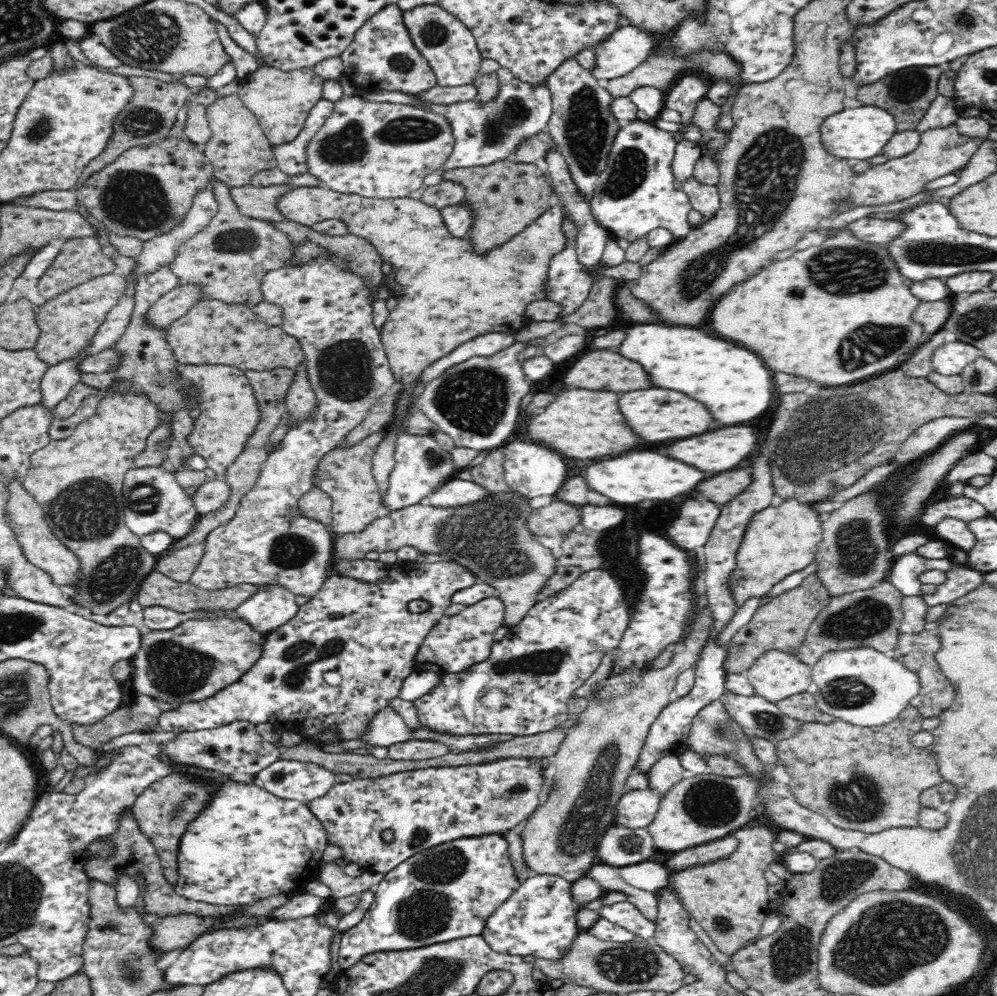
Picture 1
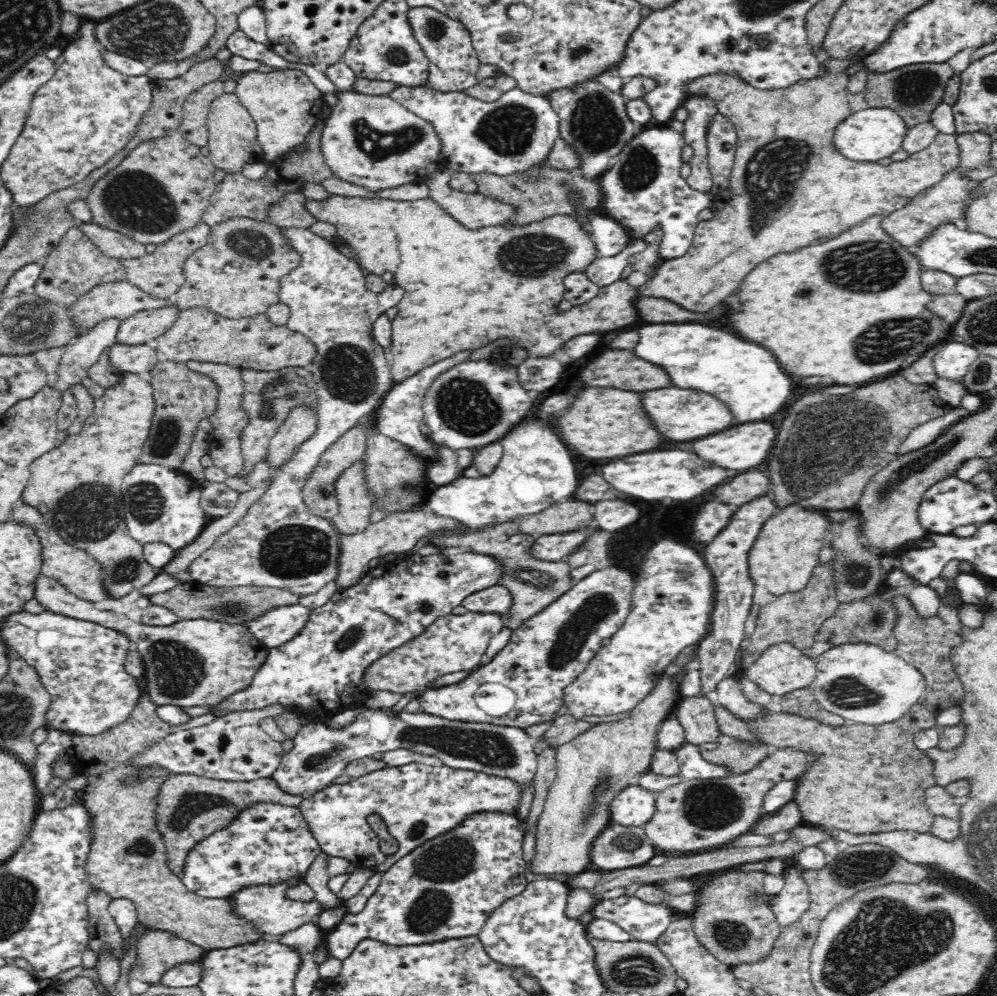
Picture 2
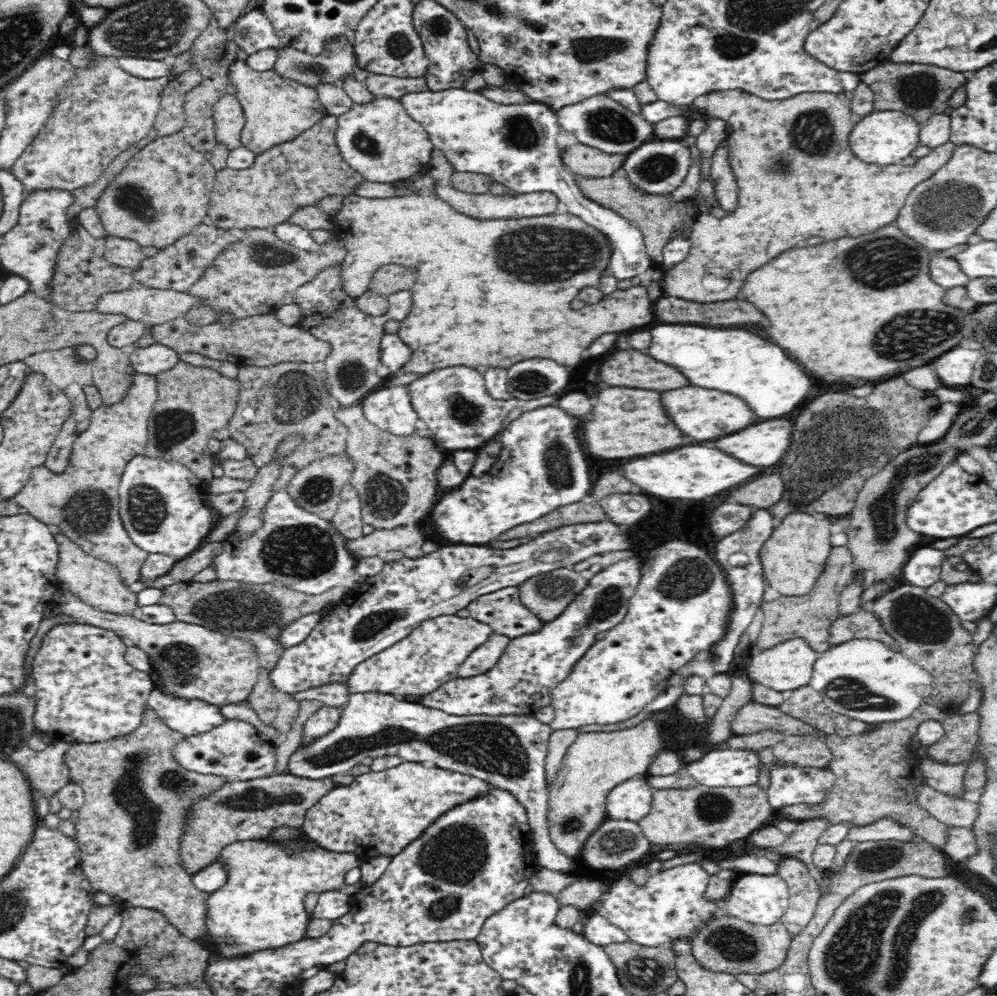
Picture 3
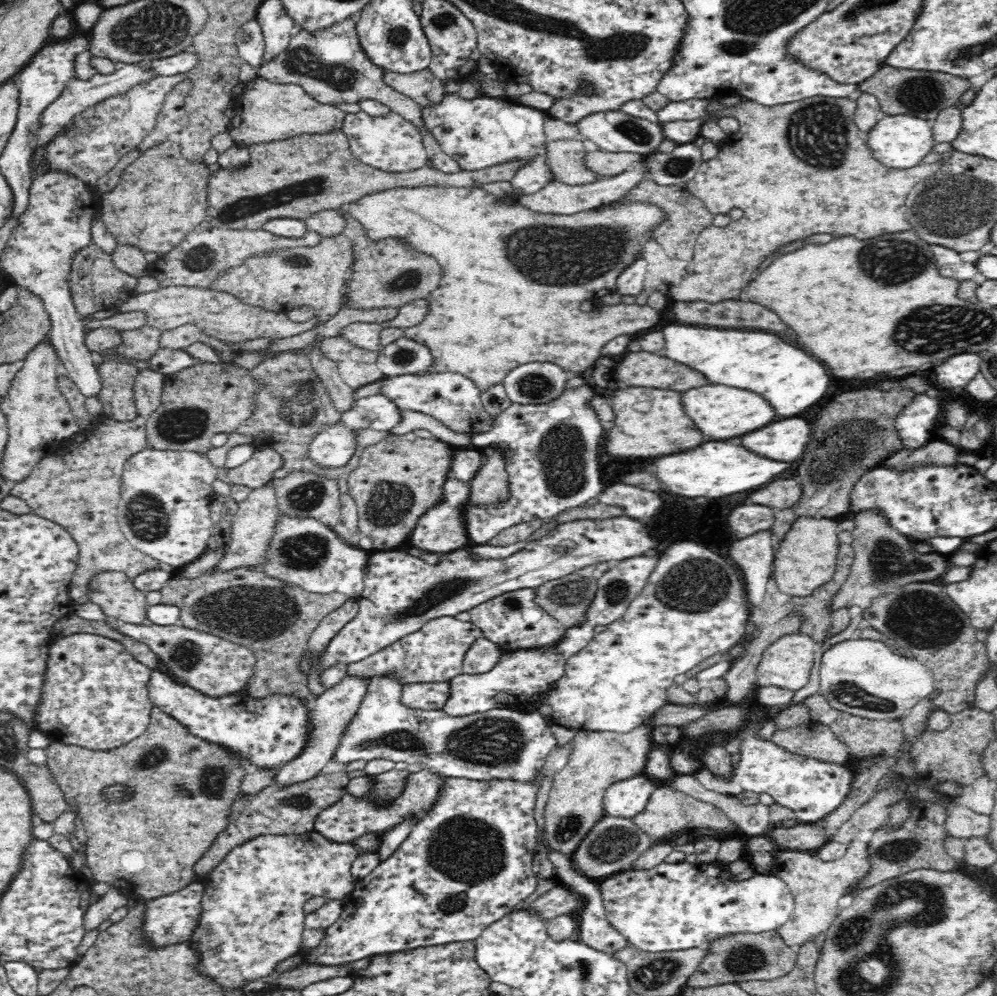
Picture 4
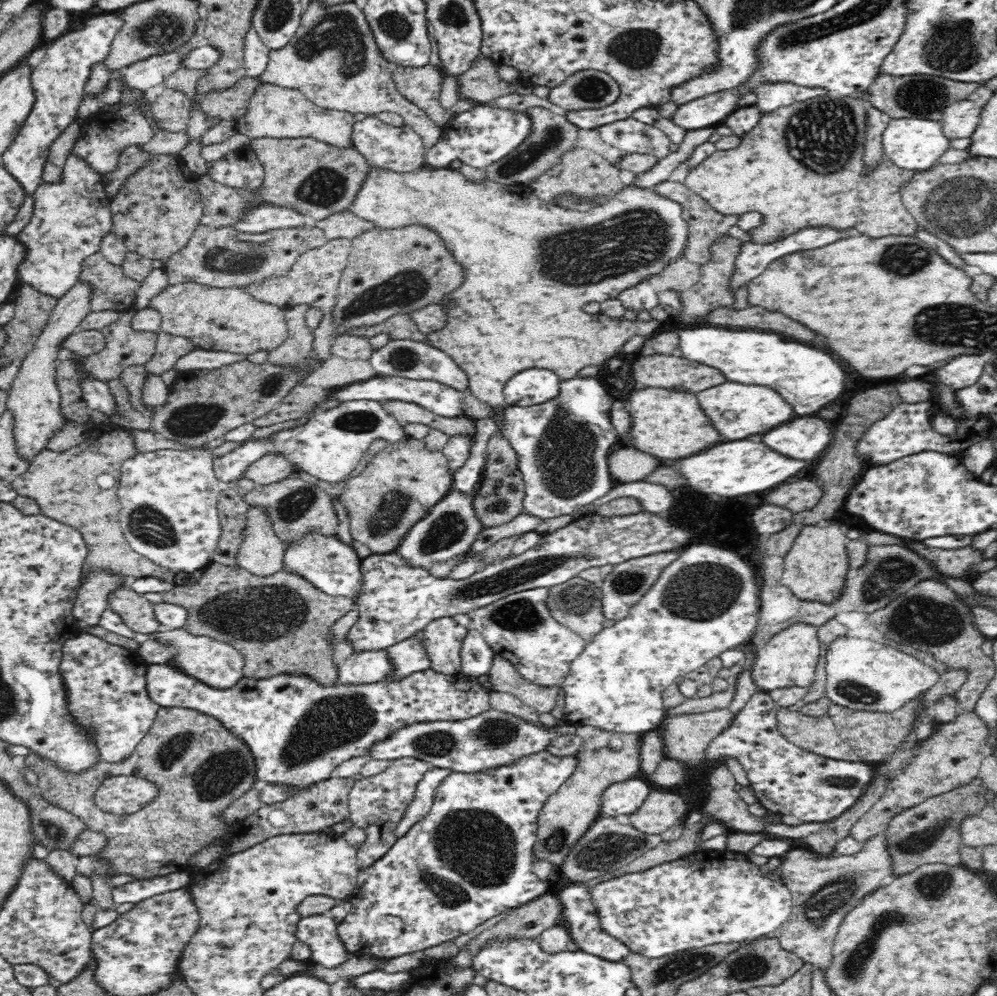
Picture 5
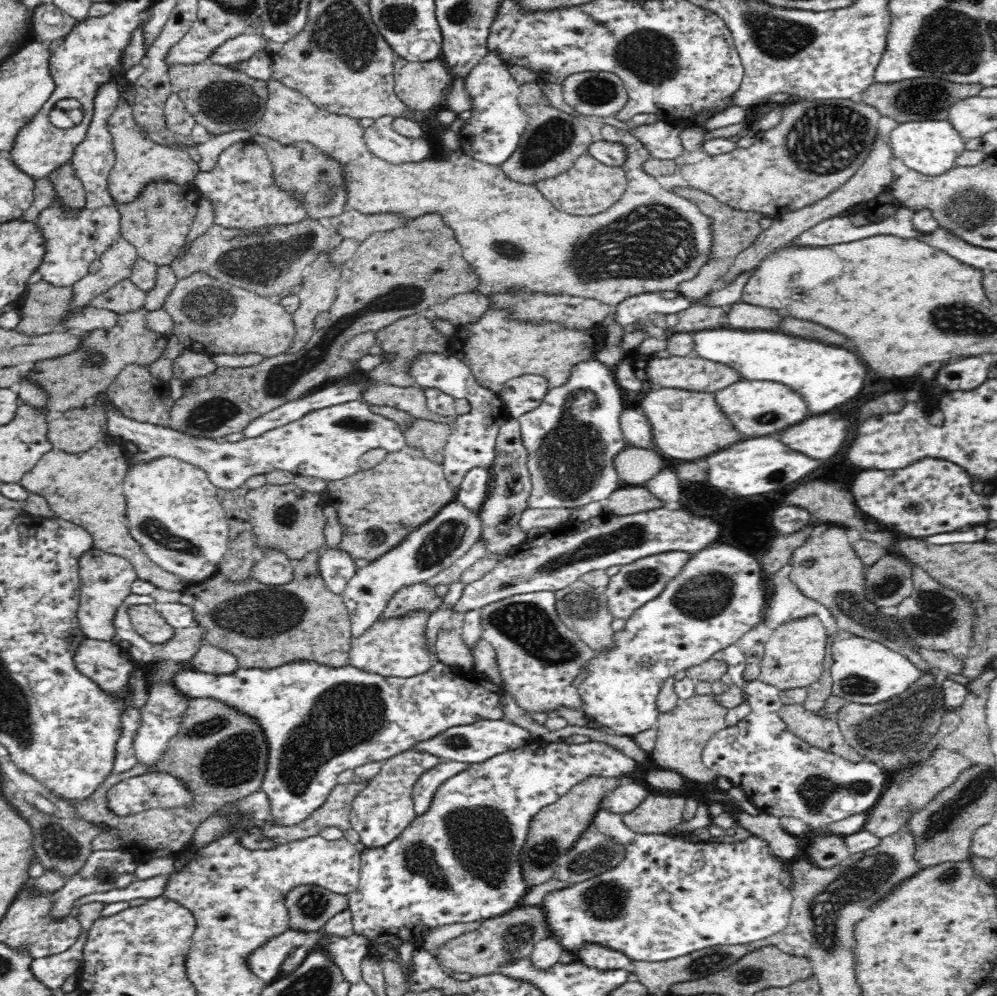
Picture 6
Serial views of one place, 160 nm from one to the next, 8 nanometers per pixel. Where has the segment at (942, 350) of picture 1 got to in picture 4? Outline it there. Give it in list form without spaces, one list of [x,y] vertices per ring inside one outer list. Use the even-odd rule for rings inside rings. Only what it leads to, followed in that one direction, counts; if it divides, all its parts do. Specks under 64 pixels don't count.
[[[979,353],[958,354],[948,358],[936,368],[935,385],[941,388],[964,387],[980,373],[981,356]]]

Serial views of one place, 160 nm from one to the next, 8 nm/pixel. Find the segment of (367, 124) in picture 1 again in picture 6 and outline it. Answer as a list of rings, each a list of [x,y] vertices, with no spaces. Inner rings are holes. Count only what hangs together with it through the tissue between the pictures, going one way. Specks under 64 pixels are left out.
[[[389,114],[380,116],[365,130],[365,143],[378,158],[396,164],[422,162],[433,157],[428,139],[410,139],[398,134],[393,120]]]

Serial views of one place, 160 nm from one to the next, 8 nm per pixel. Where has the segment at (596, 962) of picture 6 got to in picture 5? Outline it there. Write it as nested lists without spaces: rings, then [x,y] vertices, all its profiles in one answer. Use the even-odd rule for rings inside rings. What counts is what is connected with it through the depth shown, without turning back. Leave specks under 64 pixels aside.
[[[576,883],[569,885],[561,893],[558,894],[562,903],[562,924],[568,927],[570,938],[578,945],[578,948],[590,955],[598,956],[610,962],[620,962],[631,951],[622,944],[622,941],[616,940],[608,935],[600,923],[598,923],[598,915],[594,911],[594,903],[590,899],[590,888],[586,886],[578,886]]]

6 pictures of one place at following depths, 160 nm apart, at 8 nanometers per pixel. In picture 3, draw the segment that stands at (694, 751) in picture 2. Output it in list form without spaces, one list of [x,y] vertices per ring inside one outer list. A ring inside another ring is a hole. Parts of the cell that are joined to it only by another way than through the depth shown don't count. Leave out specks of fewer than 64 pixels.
[[[754,749],[708,752],[701,760],[684,767],[698,785],[706,788],[748,788],[759,781],[759,753]]]

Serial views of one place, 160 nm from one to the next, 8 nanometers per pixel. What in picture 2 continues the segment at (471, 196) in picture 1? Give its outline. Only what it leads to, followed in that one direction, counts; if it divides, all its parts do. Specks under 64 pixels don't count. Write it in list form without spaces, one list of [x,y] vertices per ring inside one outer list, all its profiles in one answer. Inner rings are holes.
[[[546,166],[543,170],[536,170],[536,171],[528,171],[527,173],[516,173],[513,175],[508,176],[500,176],[490,173],[482,173],[481,175],[472,175],[474,182],[478,185],[477,192],[480,194],[483,194],[484,196],[488,196],[490,198],[494,198],[496,200],[503,200],[504,202],[507,202],[508,204],[511,204],[512,206],[515,206],[517,208],[517,213],[515,214],[515,218],[512,222],[506,222],[511,224],[530,224],[530,222],[534,221],[541,221],[545,218],[548,218],[549,216],[556,216],[556,215],[576,215],[578,211],[581,210],[599,210],[600,206],[602,206],[603,202],[603,191],[601,190],[601,184],[599,183],[598,179],[588,179],[583,174],[582,175],[572,175],[572,173],[569,173],[568,171],[561,171],[552,167]]]

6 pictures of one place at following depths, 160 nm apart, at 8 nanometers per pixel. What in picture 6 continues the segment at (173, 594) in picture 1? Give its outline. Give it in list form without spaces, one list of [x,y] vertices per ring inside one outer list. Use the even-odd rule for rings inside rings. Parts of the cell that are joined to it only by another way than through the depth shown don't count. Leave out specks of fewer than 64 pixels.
[[[317,549],[297,560],[292,582],[282,586],[262,584],[254,578],[245,583],[232,583],[218,572],[204,582],[187,585],[180,602],[193,608],[196,625],[207,630],[203,644],[234,655],[240,667],[276,668],[296,660],[314,660],[326,666],[342,667],[350,664],[351,620],[343,596],[326,586],[318,566],[319,556],[320,549]]]

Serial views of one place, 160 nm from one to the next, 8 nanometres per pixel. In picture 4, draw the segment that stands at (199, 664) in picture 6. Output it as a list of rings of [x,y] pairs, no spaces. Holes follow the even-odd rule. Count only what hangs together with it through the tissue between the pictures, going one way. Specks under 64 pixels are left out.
[[[126,623],[117,630],[132,640],[147,644],[162,661],[162,668],[166,668],[176,682],[187,684],[208,696],[220,697],[242,691],[254,672],[255,658],[249,648],[207,632],[180,625],[160,626],[154,623]]]

